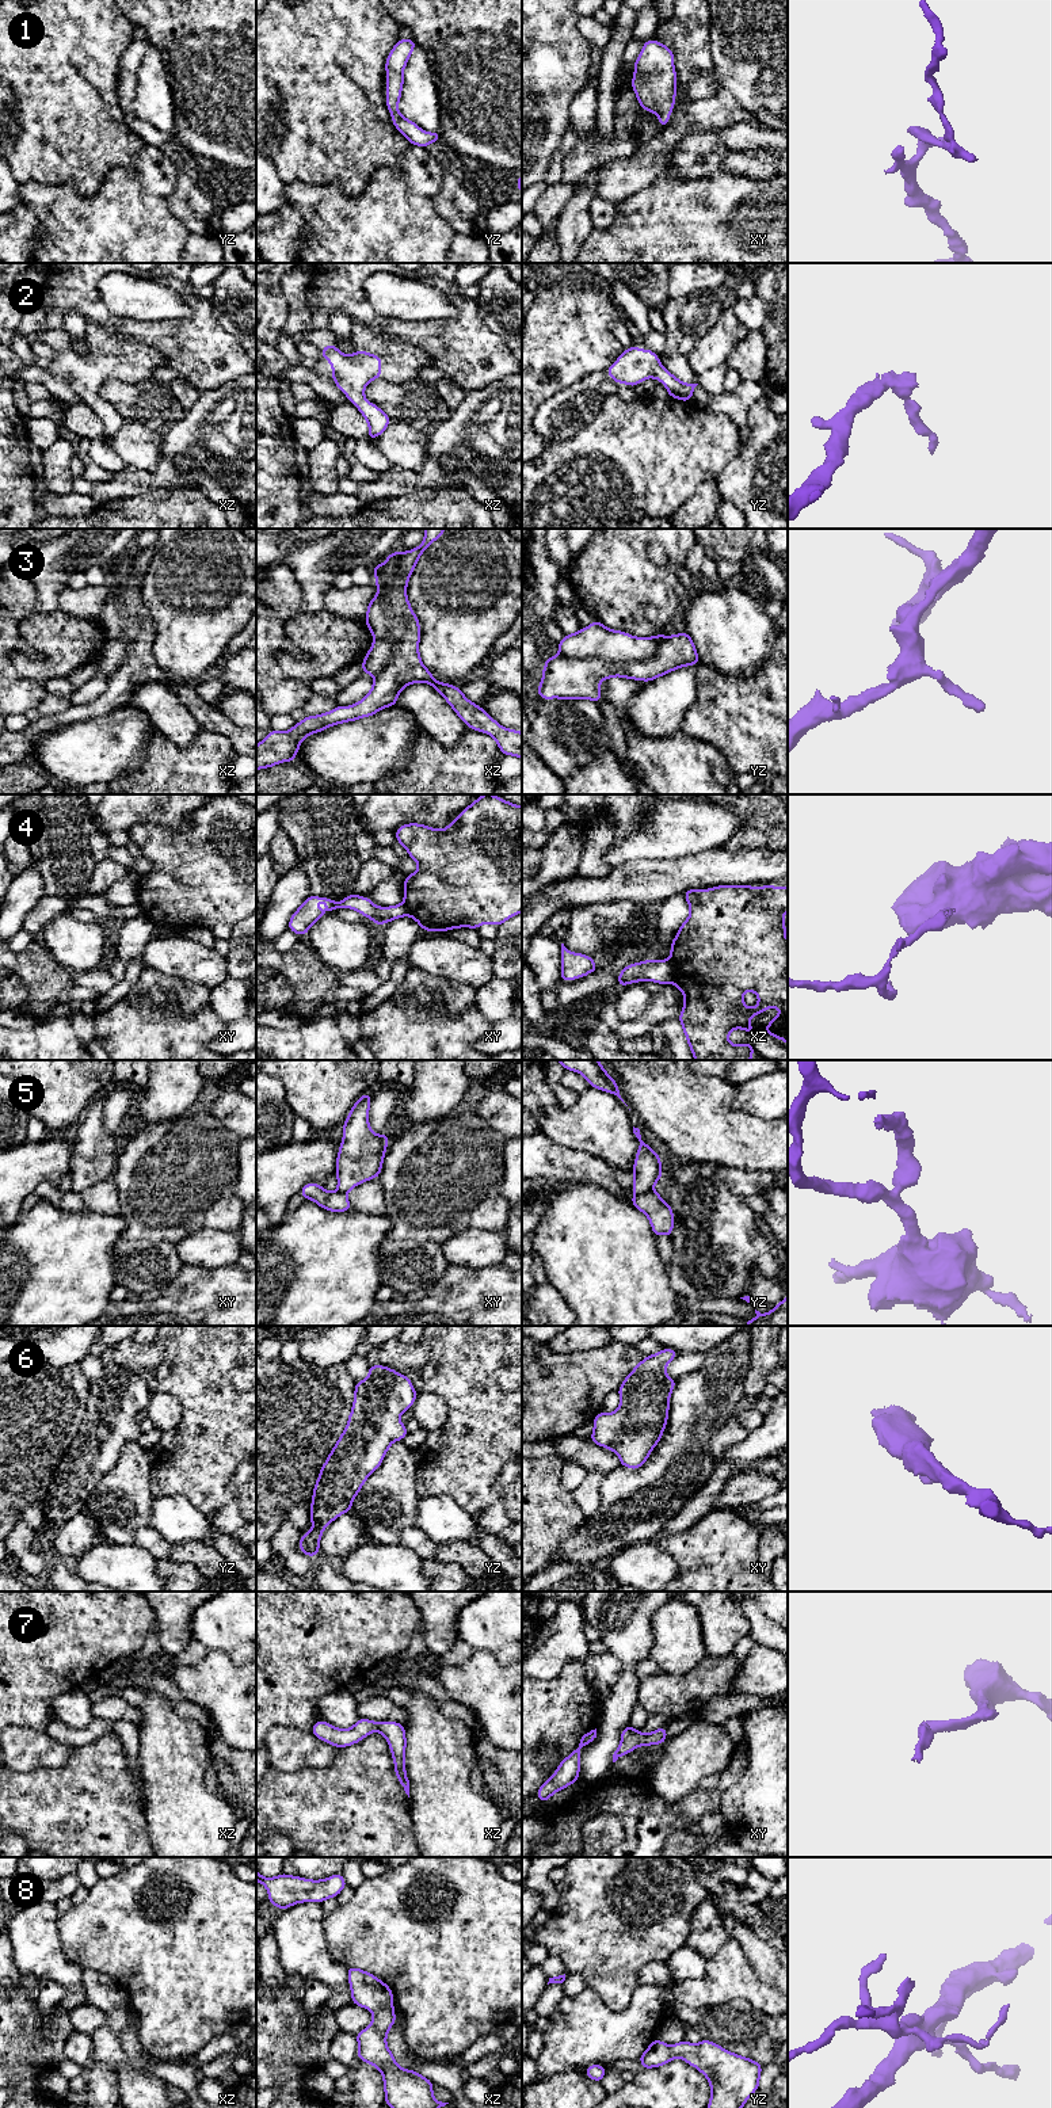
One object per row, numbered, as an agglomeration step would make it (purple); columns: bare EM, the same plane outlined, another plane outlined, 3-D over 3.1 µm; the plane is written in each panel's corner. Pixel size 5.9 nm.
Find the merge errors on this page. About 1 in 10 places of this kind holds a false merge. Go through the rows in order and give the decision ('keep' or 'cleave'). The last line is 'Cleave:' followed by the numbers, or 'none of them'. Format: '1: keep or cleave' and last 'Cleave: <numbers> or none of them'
1: keep
2: keep
3: cleave
4: cleave
5: cleave
6: keep
7: keep
8: keep
Cleave: 3, 4, 5

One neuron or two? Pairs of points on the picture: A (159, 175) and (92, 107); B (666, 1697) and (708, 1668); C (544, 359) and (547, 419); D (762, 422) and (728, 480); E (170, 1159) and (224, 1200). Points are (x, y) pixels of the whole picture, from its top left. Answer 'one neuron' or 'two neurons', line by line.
A: two neurons
B: one neuron
C: two neurons
D: one neuron
E: one neuron

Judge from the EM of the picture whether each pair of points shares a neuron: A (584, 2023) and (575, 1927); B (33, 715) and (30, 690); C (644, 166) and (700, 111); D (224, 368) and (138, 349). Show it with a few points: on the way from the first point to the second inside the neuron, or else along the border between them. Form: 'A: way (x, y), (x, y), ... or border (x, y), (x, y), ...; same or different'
A: border (586, 1985), (609, 2008); different
B: border (37, 708), (29, 708), (23, 713); different
C: way (658, 151), (685, 122); same
D: border (136, 339), (157, 349), (166, 357), (167, 366); different

